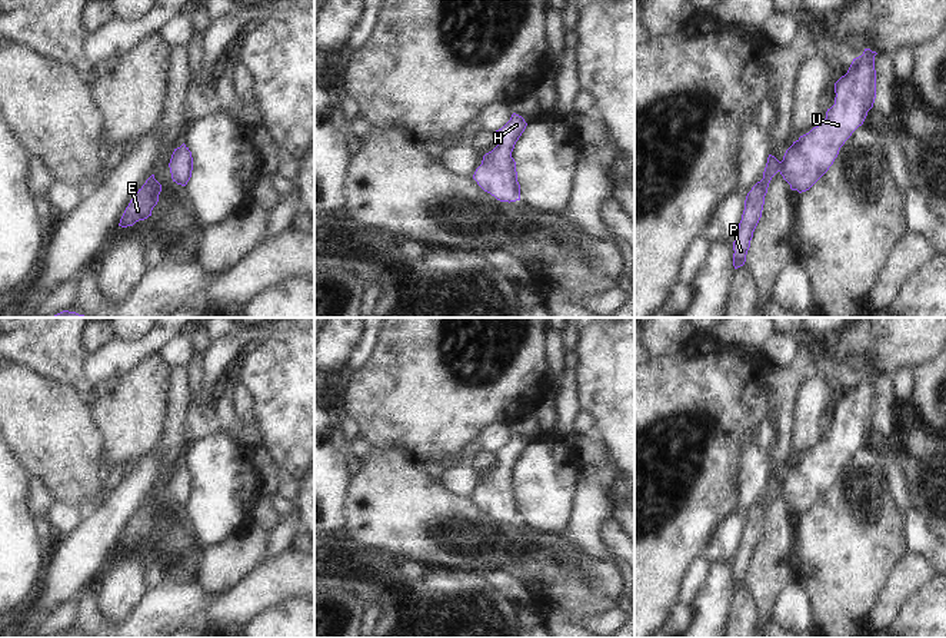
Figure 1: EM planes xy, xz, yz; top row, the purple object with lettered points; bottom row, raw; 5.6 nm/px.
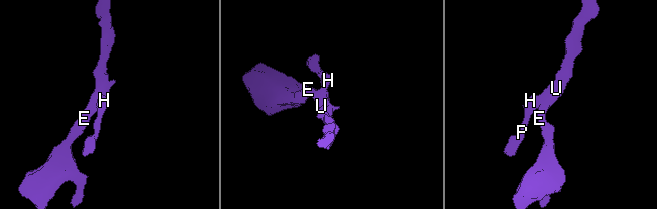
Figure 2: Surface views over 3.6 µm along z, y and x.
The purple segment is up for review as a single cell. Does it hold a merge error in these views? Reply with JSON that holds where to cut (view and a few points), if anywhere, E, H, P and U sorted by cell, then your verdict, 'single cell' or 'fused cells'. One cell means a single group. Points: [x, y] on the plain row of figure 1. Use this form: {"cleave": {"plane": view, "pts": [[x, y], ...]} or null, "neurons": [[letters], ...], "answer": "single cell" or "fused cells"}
{"cleave": null, "neurons": [["E", "H", "P", "U"]], "answer": "single cell"}

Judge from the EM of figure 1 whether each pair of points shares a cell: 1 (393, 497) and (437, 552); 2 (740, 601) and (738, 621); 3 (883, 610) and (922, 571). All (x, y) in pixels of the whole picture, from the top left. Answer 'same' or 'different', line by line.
1: same
2: same
3: same

